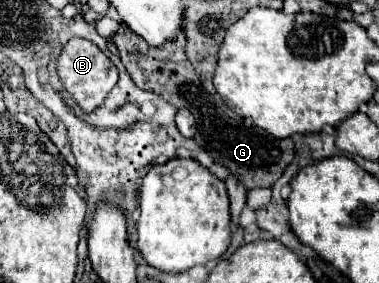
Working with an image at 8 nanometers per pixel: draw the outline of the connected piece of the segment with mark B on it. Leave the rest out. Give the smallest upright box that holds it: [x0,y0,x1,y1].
[56,38,118,112]

